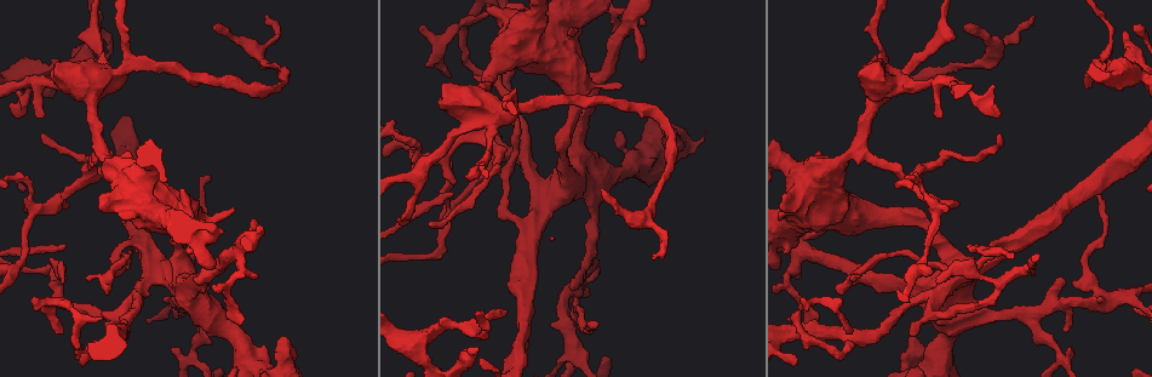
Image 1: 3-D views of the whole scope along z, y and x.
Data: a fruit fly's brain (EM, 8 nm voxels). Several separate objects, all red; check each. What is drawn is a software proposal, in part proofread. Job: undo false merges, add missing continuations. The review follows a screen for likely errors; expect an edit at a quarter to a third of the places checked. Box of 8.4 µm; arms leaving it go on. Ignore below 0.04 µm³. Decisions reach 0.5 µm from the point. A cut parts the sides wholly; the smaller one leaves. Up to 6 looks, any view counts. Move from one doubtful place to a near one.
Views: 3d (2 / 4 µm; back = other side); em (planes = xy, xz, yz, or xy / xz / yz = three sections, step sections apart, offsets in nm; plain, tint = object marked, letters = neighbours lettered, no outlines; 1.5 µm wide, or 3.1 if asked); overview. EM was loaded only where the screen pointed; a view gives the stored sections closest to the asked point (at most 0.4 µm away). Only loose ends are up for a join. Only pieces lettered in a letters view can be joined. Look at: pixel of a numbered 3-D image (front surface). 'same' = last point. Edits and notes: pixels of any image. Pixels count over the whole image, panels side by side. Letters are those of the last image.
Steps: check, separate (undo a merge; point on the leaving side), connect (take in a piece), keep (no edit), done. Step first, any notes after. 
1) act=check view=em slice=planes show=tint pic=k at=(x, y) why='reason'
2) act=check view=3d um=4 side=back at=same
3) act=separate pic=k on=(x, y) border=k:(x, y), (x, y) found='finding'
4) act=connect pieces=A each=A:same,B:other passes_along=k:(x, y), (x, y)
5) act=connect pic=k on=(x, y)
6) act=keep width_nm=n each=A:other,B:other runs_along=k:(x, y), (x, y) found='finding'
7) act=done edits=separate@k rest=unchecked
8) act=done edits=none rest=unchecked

act=check view=em slice=planes show=plain pic=1 at=(653, 259) why='free end'

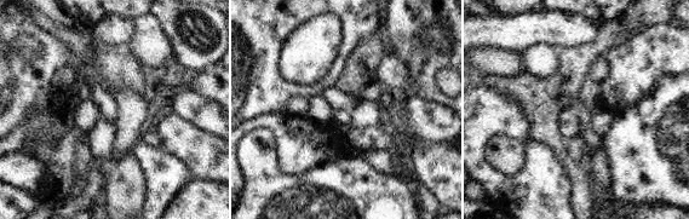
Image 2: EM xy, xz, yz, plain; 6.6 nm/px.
act=check view=em slice=planes show=letters at=same

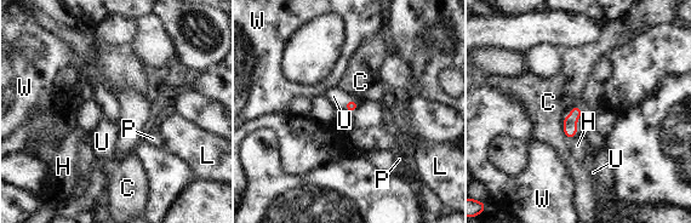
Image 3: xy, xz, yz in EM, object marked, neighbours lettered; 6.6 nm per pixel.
act=connect pieces=U each=C:other,H:other,L:other,P:other,U:same,W:other passes_along=3:(570, 126), (576, 126), (581, 130) found='the cell continues'

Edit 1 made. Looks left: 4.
act=check view=em slice=planes show=letters pic=1 at=(211, 175) why='free end'

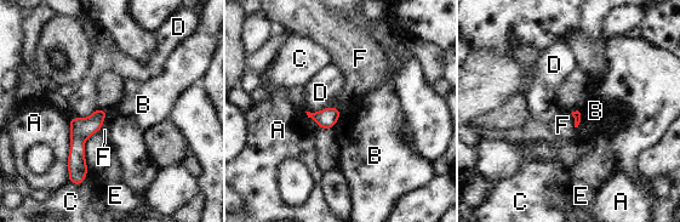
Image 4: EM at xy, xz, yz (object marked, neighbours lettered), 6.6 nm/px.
act=keep each=A:other,B:other,C:other,D:other,E:other,F:other border=4:(577, 110), (580, 124), (576, 127) found='none of them fits'

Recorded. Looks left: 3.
act=check view=em slice=planes show=letters pic=1 at=(958, 205) why='branch stops here'

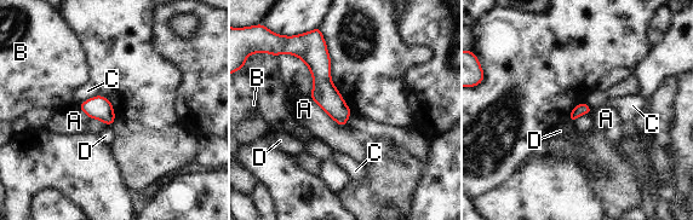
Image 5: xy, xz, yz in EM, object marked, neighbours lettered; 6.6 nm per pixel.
act=keep each=A:other,B:other,C:other,D:other runs_along=5:(320, 58), (324, 93), (343, 122) found='none of them fits'

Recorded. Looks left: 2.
act=done edits=connect@3 rest=unchecked

